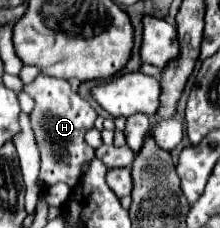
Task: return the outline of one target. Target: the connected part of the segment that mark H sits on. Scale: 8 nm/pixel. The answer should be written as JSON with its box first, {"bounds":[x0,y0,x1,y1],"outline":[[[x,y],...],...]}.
{"bounds":[23,74,97,190],"outline":[[[39,74],[23,90],[35,100],[29,120],[37,148],[41,152],[41,170],[37,178],[41,190],[47,190],[57,182],[75,186],[81,178],[81,166],[95,158],[95,150],[85,142],[85,132],[93,128],[97,112],[77,92],[71,90],[67,80],[49,78],[47,74]]]}

